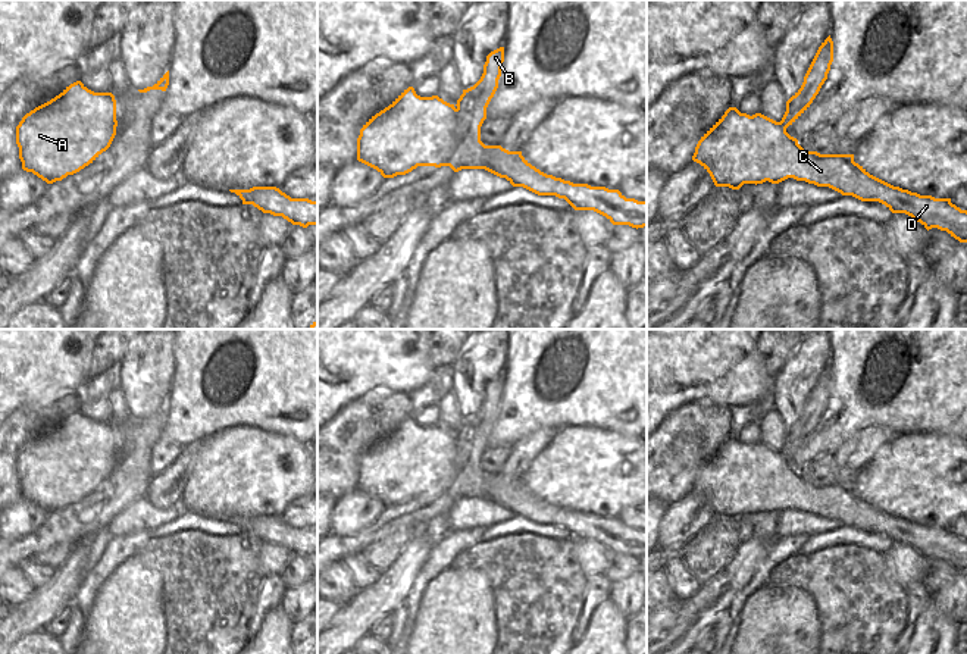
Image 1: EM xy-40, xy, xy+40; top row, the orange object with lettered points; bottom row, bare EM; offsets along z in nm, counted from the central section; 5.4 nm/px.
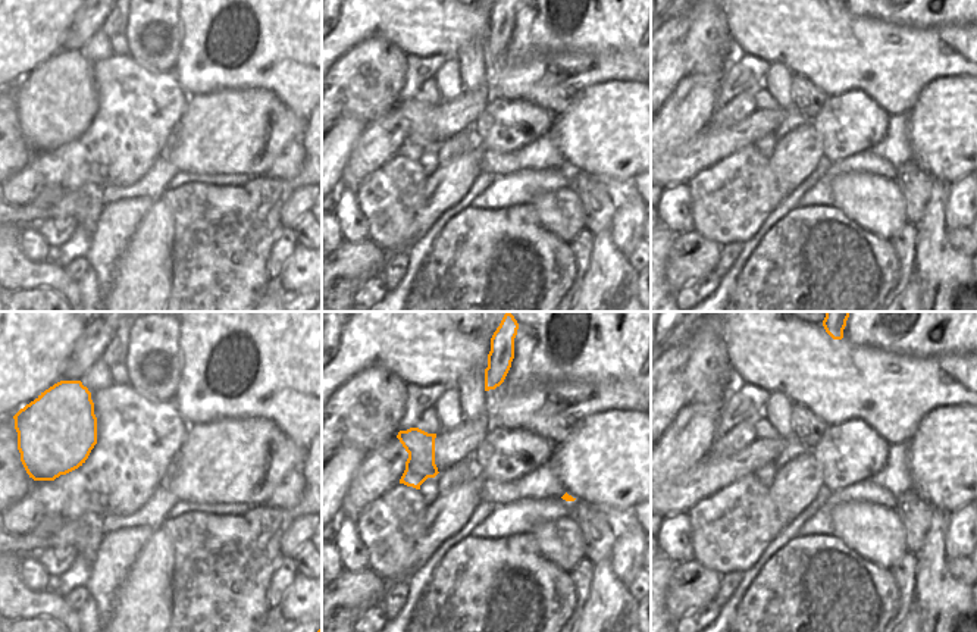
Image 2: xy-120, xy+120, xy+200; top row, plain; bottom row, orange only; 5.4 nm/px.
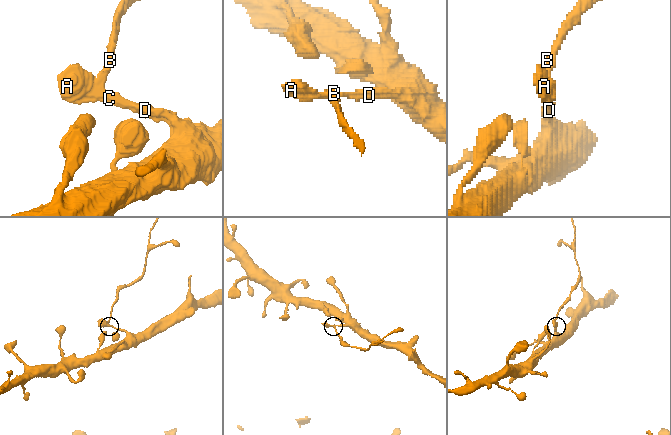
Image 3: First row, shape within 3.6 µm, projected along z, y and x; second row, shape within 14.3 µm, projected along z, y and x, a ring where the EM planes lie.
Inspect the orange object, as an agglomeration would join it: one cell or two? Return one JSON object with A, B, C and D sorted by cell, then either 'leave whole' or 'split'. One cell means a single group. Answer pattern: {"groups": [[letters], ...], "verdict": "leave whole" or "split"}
{"groups": [["A", "C", "D"], ["B"]], "verdict": "split"}

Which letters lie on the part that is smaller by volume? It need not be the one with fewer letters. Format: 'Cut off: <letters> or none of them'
Cut off: B

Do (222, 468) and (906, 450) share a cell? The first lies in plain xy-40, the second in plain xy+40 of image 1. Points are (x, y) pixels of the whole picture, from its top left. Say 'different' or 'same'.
same

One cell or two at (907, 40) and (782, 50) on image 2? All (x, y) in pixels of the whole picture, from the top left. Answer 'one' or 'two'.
one

